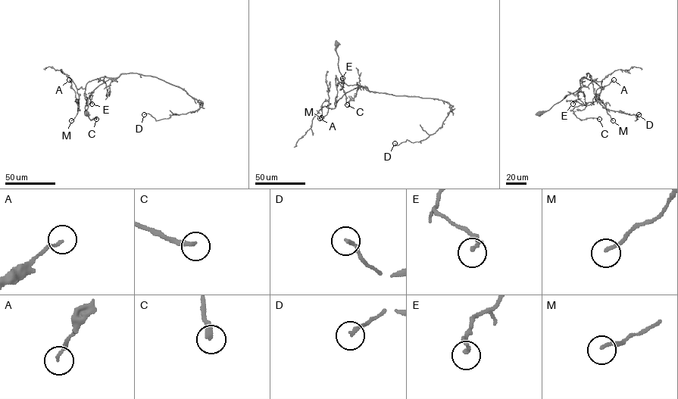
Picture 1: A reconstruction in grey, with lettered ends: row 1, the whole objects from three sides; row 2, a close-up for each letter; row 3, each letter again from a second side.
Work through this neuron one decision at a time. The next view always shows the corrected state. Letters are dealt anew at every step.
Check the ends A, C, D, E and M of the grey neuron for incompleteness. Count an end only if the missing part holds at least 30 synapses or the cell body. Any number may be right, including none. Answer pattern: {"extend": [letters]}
{"extend": []}

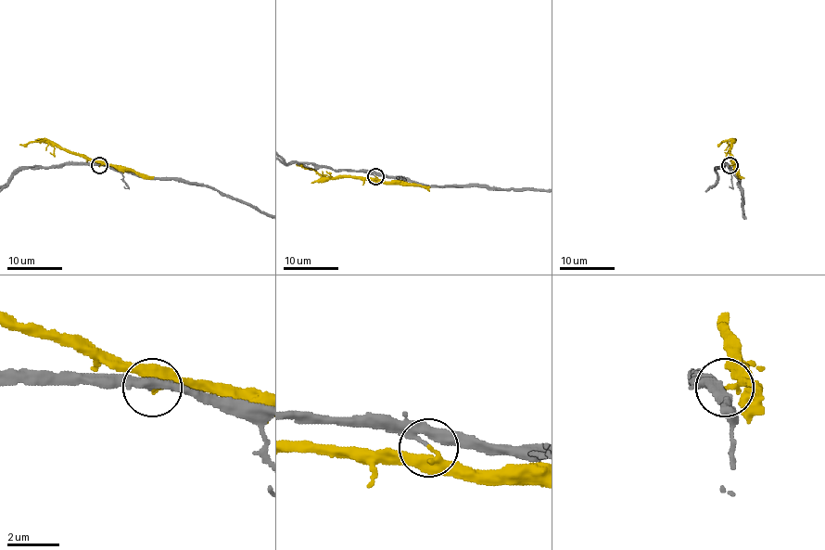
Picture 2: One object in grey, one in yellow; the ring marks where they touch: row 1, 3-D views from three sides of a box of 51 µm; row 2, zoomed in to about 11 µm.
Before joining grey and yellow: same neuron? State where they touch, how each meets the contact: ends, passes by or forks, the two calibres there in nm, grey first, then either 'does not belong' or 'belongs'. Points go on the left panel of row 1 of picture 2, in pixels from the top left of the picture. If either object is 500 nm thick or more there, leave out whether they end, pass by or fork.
(99, 165) | grey passes by | yellow ends | 280/190 nm | does not belong

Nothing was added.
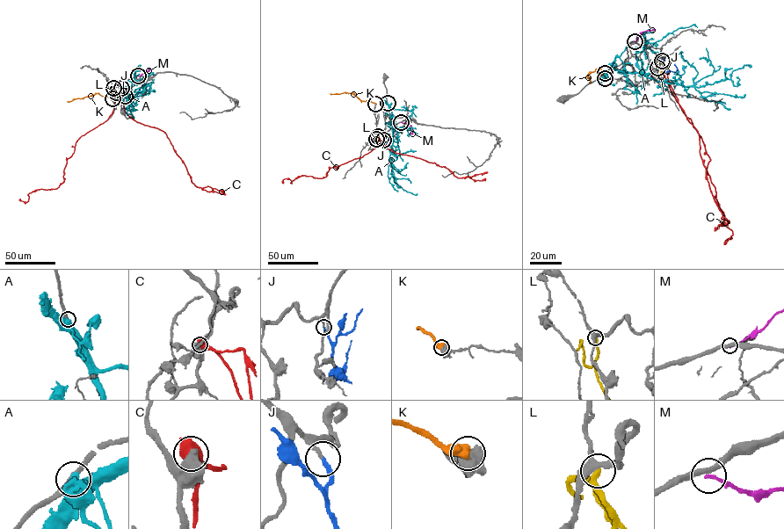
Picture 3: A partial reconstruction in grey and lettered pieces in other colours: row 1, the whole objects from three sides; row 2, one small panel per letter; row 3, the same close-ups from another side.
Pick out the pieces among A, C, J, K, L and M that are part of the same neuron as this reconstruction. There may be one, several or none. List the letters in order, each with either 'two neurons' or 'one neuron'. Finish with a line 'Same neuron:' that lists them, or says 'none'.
A: two neurons
C: two neurons
J: one neuron
K: two neurons
L: two neurons
M: two neurons
Same neuron: J

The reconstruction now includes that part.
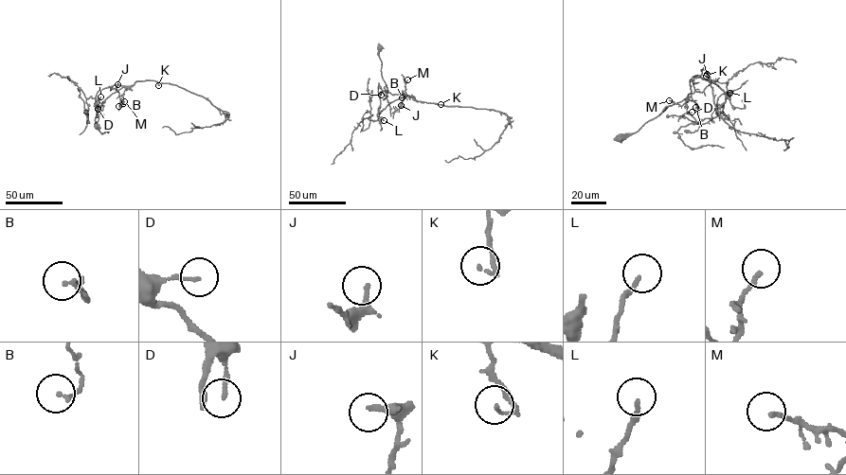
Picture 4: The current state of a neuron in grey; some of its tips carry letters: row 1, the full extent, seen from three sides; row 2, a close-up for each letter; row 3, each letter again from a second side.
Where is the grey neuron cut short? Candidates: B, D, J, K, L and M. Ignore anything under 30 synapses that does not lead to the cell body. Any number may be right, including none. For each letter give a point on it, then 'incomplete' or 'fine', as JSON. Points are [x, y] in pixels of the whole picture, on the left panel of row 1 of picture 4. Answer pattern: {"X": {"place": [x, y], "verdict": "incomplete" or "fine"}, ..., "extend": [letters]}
{"B": {"place": [118, 106], "verdict": "fine"}, "D": {"place": [98, 109], "verdict": "fine"}, "J": {"place": [117, 84], "verdict": "fine"}, "K": {"place": [158, 85], "verdict": "fine"}, "L": {"place": [100, 96], "verdict": "incomplete"}, "M": {"place": [124, 101], "verdict": "fine"}, "extend": ["L"]}

